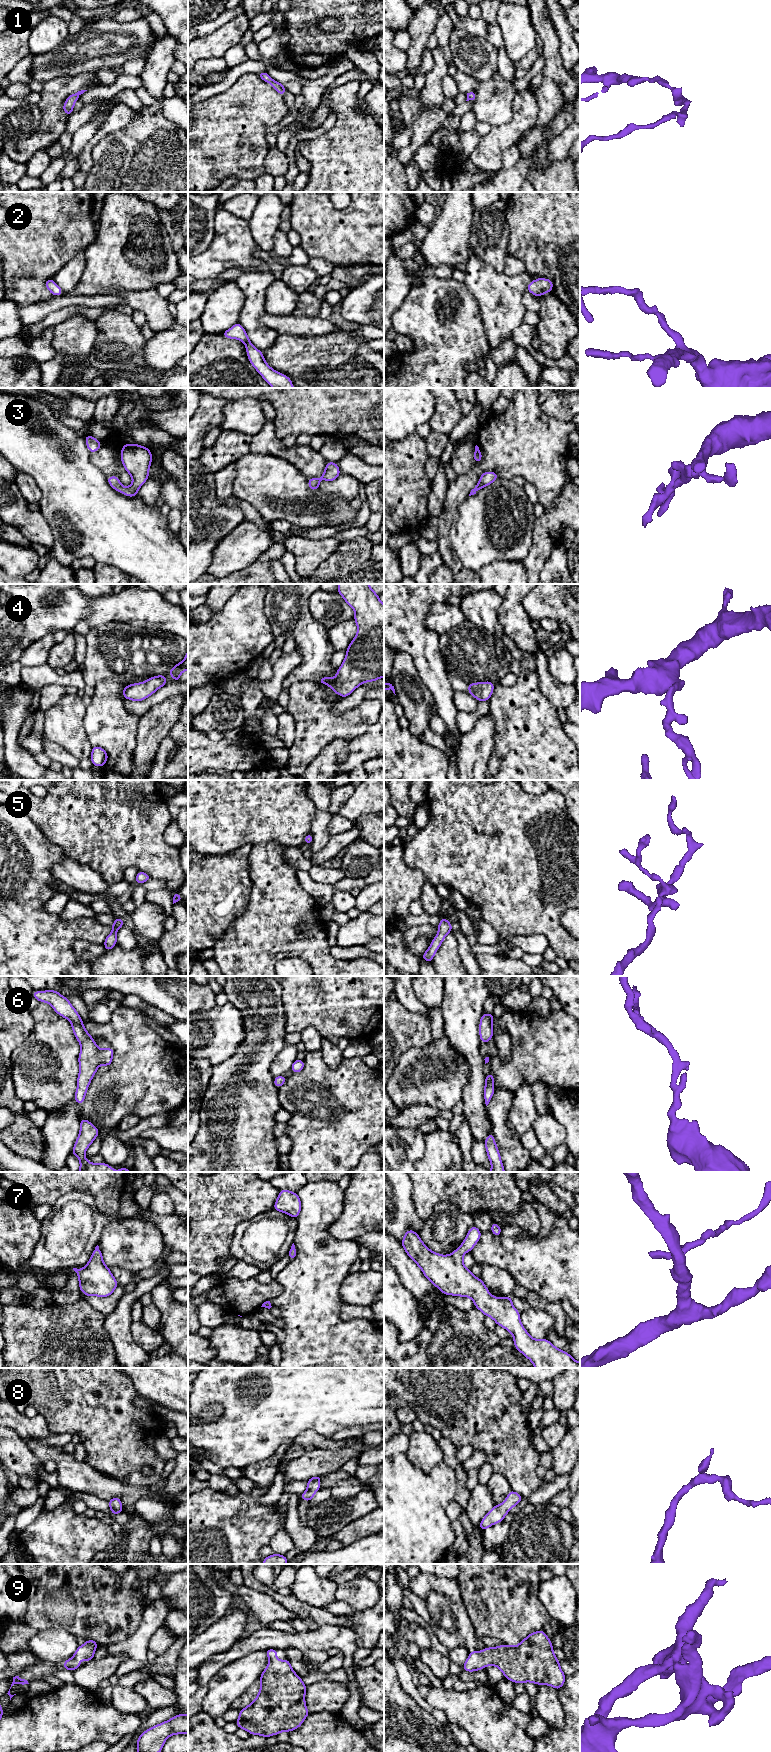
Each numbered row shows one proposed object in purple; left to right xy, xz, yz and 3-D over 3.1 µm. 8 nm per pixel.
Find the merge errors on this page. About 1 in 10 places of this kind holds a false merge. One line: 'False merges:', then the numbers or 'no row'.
False merges: no row

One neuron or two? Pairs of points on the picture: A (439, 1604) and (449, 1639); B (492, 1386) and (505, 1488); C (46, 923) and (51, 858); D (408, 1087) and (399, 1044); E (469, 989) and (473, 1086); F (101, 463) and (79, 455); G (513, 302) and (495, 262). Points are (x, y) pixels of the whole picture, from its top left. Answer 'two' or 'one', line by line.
A: one
B: two
C: one
D: two
E: one
F: two
G: two

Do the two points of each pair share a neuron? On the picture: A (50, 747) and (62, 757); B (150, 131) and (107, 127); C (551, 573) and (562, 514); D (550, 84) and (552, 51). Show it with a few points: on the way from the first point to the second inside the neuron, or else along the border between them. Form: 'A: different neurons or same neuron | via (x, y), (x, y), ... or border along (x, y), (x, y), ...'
A: same neuron | via (53, 750), (59, 755)
B: different neurons | border along (136, 111), (122, 127), (106, 134), (100, 139)
C: different neurons | border along (559, 539), (545, 561)
D: different neurons | border along (545, 76), (549, 76), (558, 85), (563, 97)

